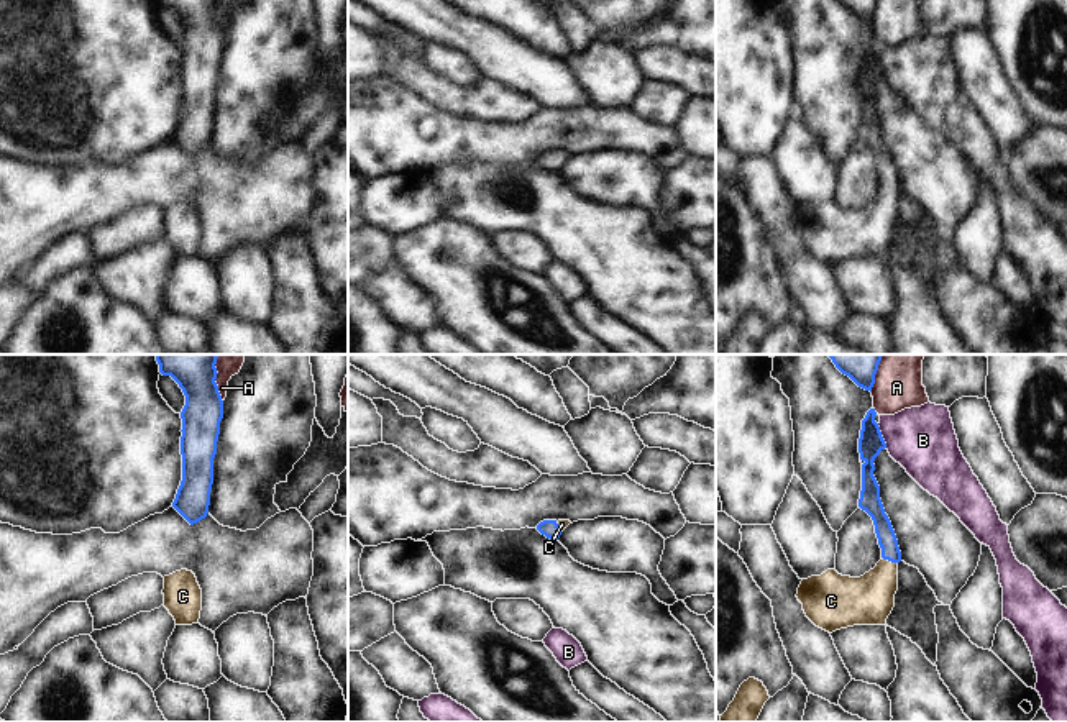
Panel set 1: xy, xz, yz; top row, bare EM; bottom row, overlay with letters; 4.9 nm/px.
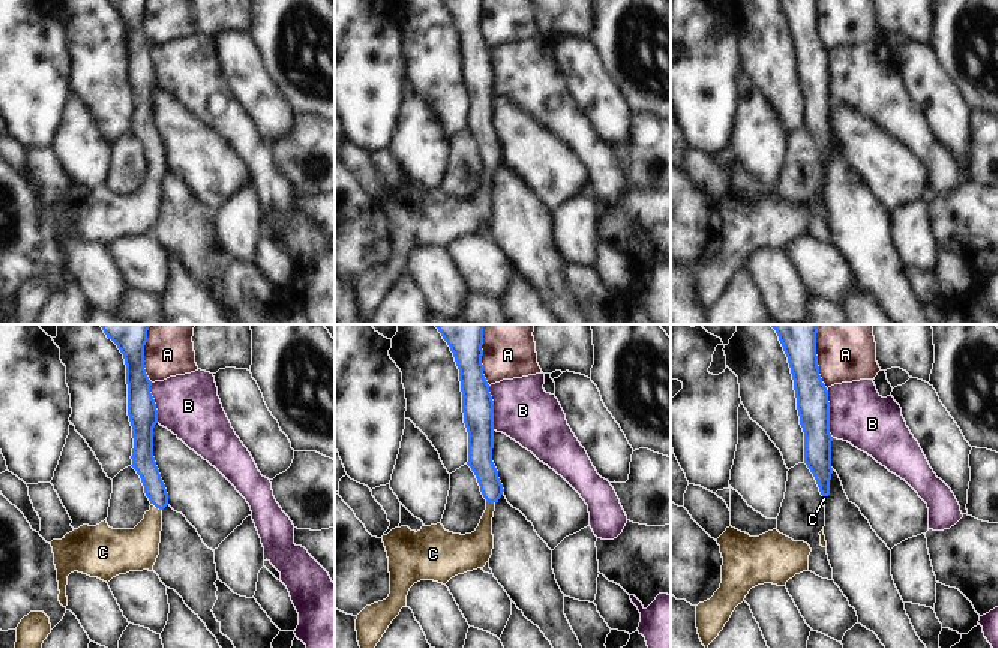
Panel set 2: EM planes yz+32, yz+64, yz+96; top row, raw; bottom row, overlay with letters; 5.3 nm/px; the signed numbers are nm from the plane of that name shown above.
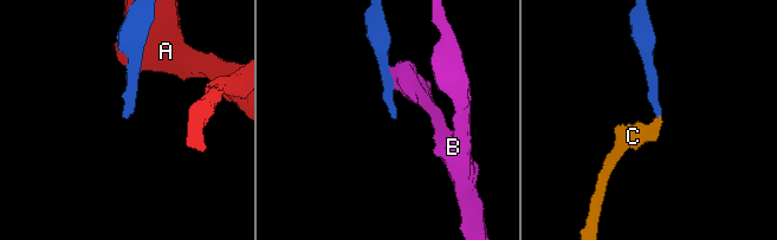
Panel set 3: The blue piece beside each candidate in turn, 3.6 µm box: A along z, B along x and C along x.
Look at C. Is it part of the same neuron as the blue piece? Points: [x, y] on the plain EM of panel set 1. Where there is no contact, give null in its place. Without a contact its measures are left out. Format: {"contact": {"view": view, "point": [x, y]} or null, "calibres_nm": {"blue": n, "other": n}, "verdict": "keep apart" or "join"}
{"contact": {"view": "yz", "point": [890, 192]}, "calibres_nm": {"blue": 90, "other": 240}, "verdict": "join"}

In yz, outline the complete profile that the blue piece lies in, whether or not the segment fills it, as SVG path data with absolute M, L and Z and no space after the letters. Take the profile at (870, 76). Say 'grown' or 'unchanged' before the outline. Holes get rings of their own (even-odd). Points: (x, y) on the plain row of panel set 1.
grown; M875 41L867 44L859 71L863 94L859 139L873 153L882 192L860 210L827 202L821 208L803 212L796 226L806 249L829 266L854 258L885 258L895 240L901 184L873 108L873 94L886 80L875 48Z

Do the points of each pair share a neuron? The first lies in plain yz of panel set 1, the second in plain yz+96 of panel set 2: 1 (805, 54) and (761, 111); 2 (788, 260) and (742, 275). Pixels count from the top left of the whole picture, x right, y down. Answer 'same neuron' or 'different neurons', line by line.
1: different neurons
2: different neurons

